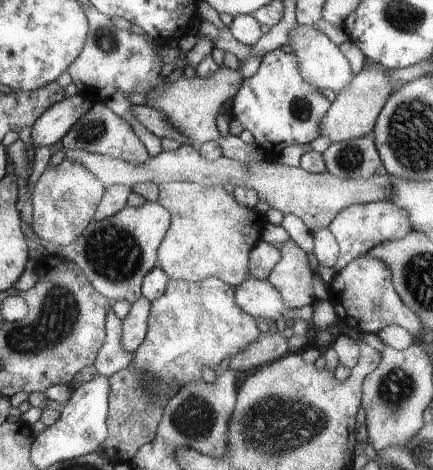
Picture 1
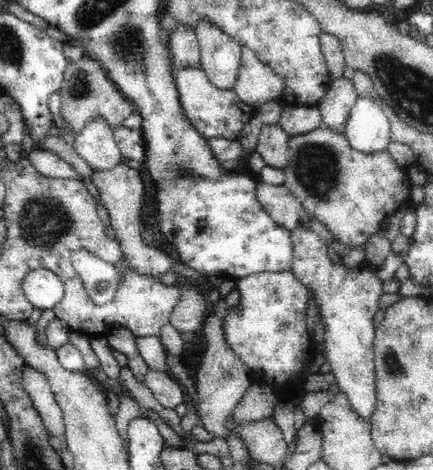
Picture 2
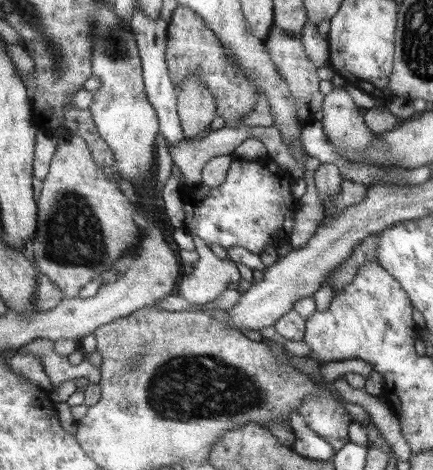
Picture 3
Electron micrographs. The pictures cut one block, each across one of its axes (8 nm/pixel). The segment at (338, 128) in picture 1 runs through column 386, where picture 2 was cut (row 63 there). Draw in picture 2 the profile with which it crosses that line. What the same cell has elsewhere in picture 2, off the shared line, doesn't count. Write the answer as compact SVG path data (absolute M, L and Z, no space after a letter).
M82 56L78 62L66 66L60 98L62 98L60 116L70 126L72 134L82 132L82 128L92 118L104 118L104 122L108 122L112 130L118 130L122 128L124 120L136 112L136 108L132 106L132 100L128 100L128 96L124 96L120 88L110 80L104 64L92 56Z

